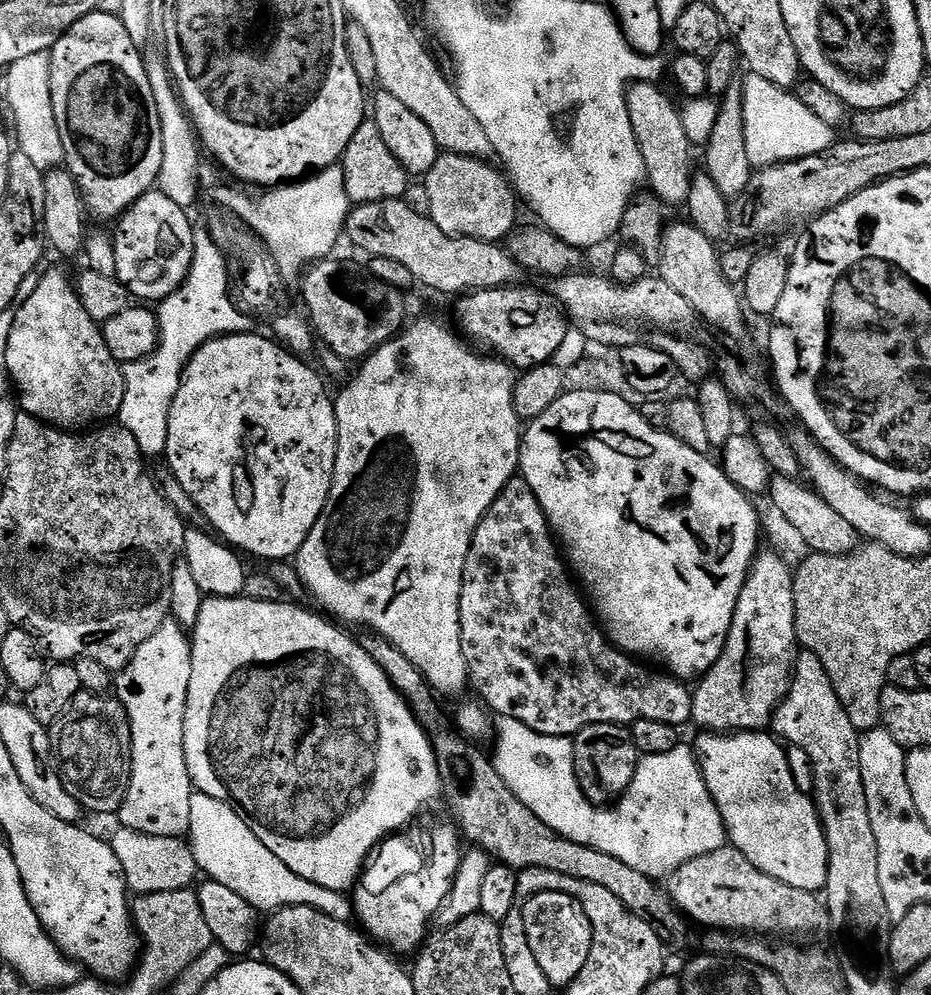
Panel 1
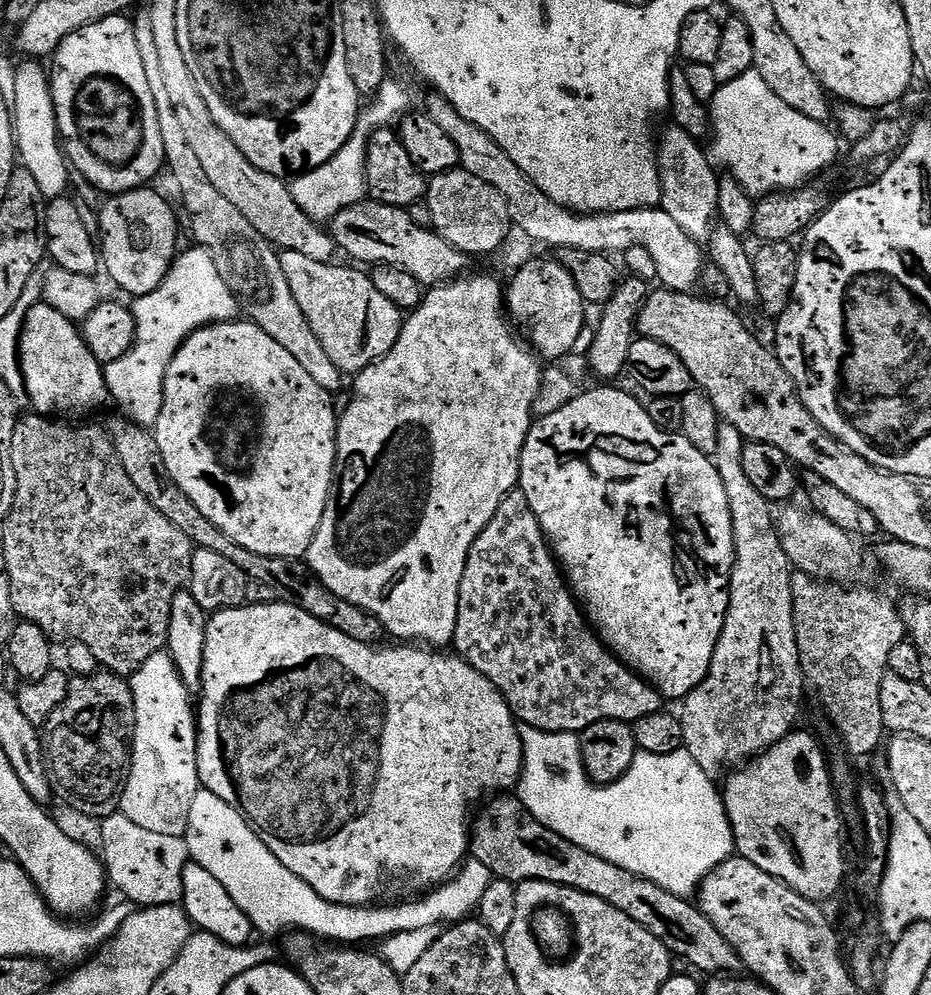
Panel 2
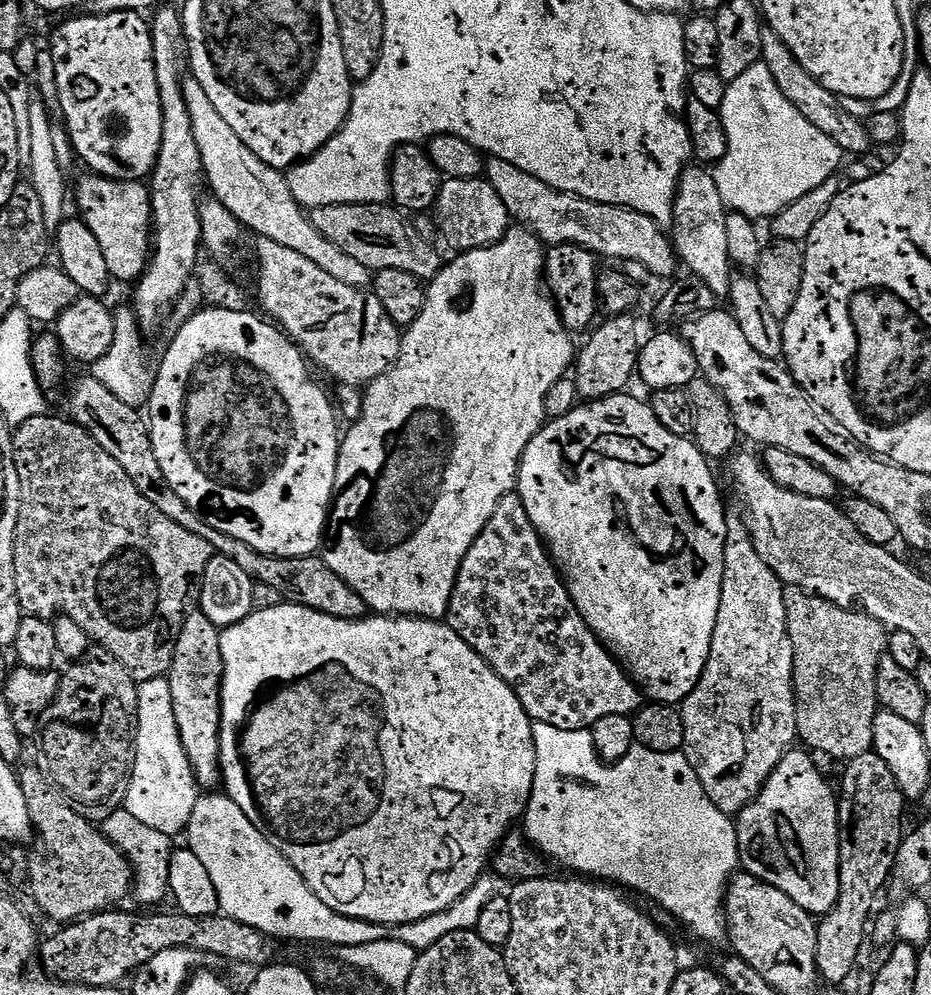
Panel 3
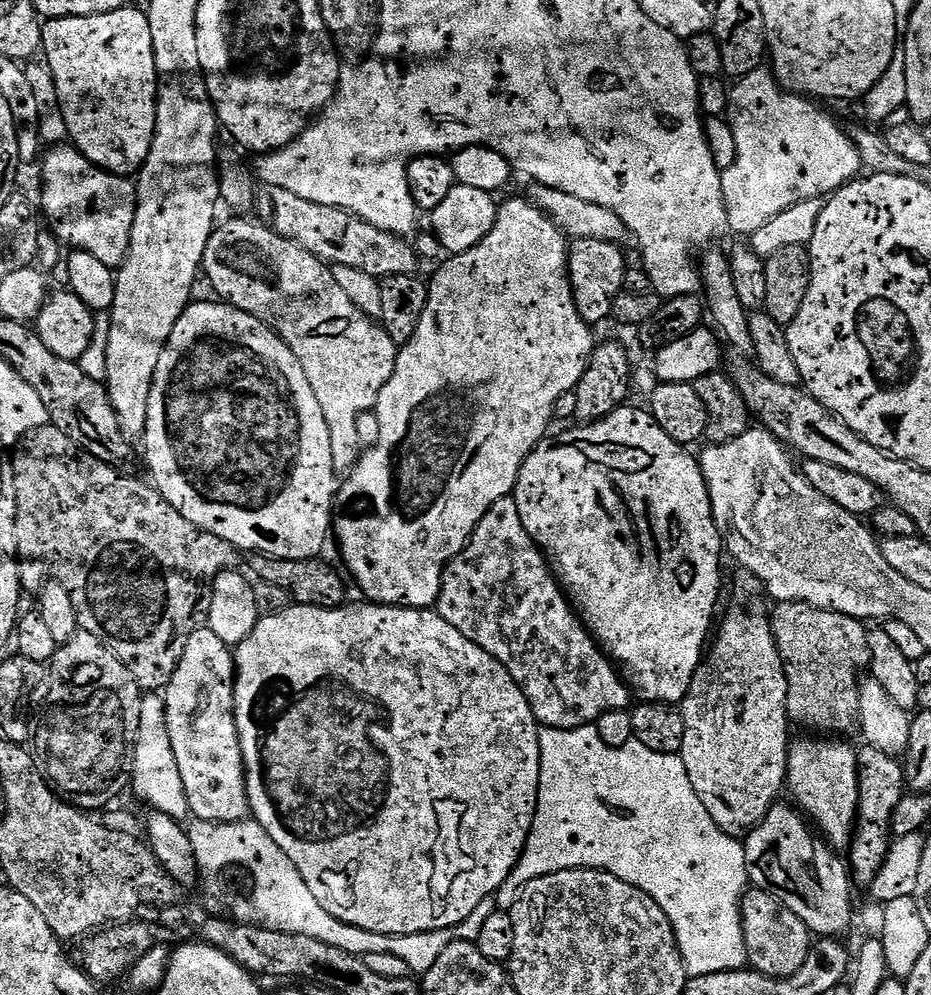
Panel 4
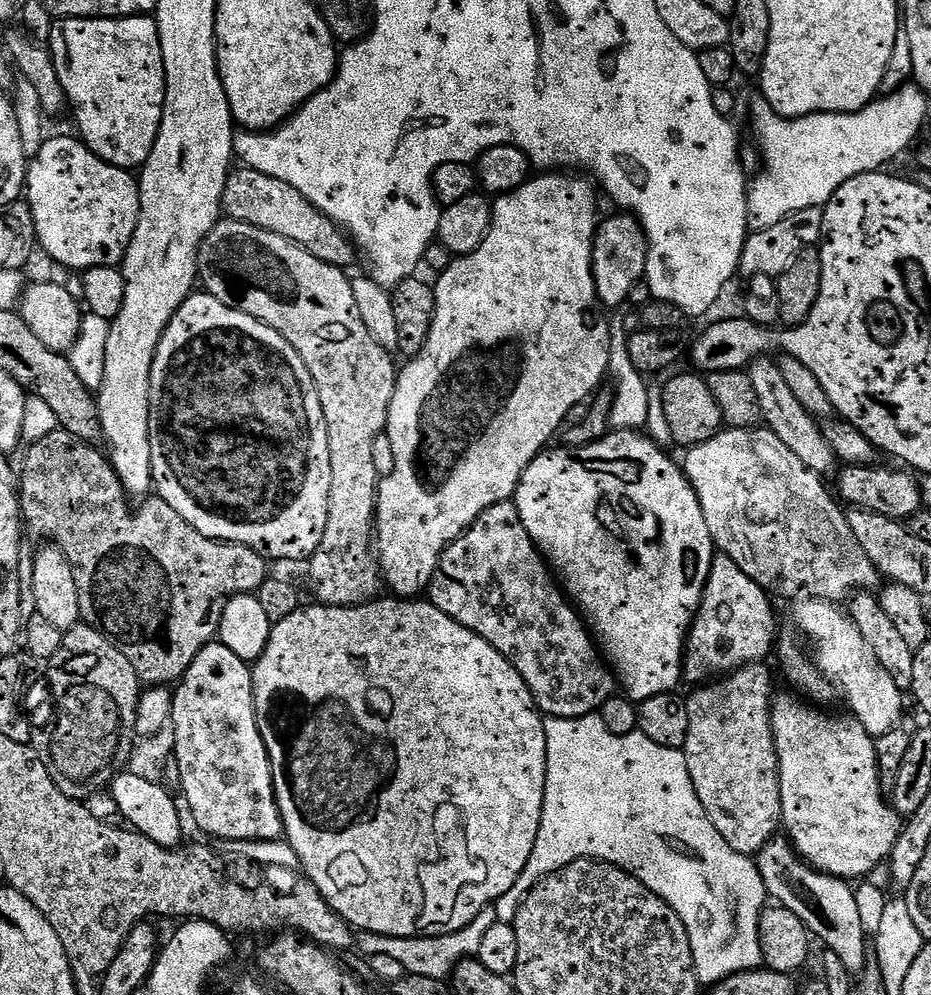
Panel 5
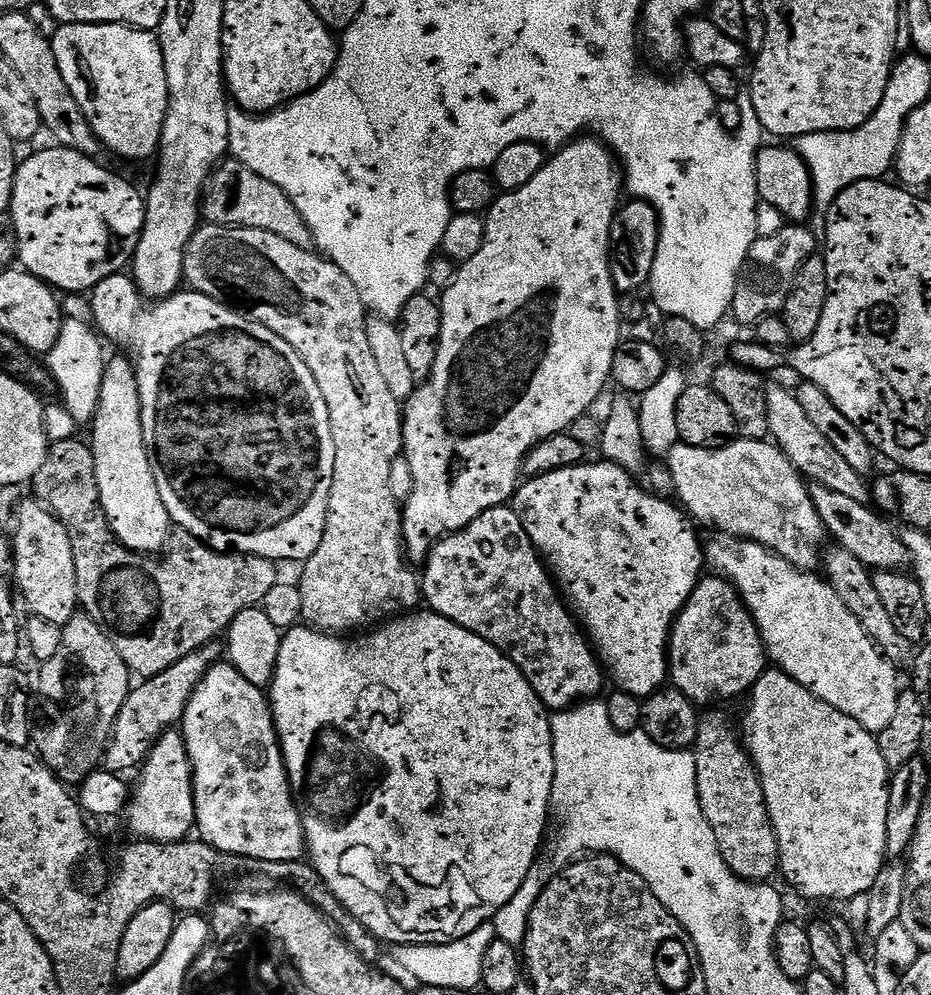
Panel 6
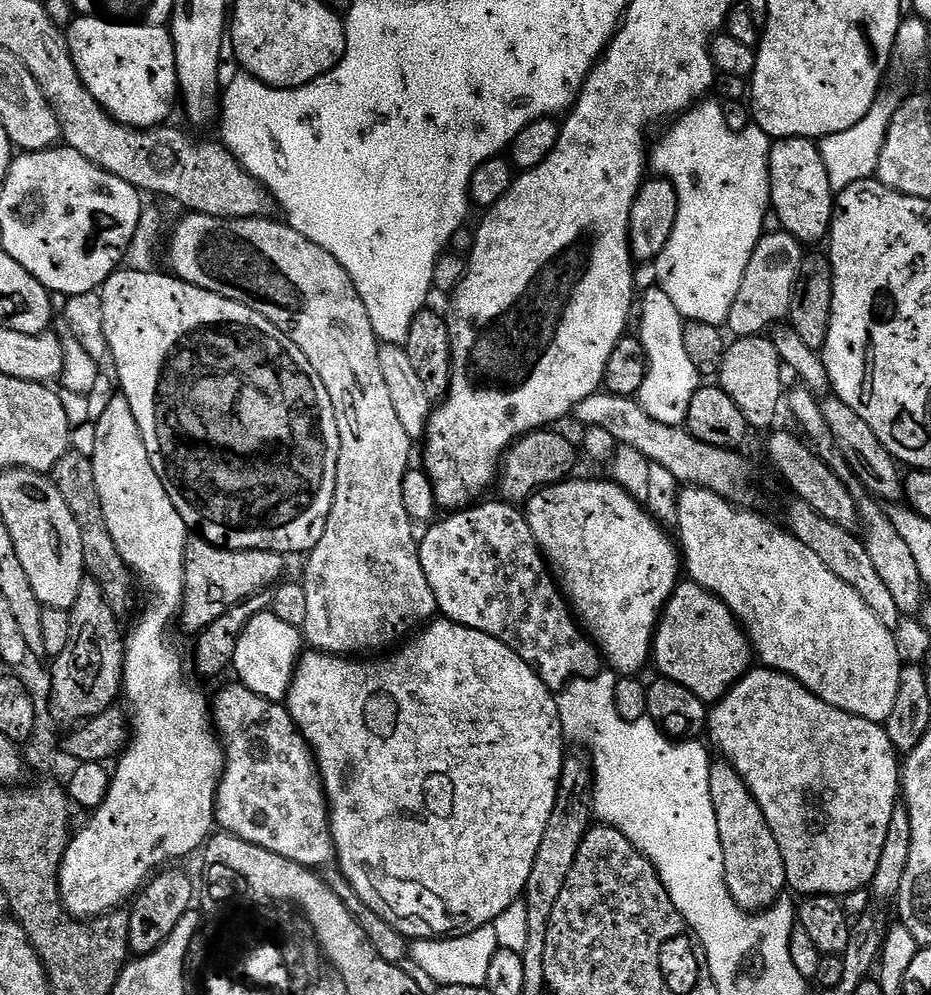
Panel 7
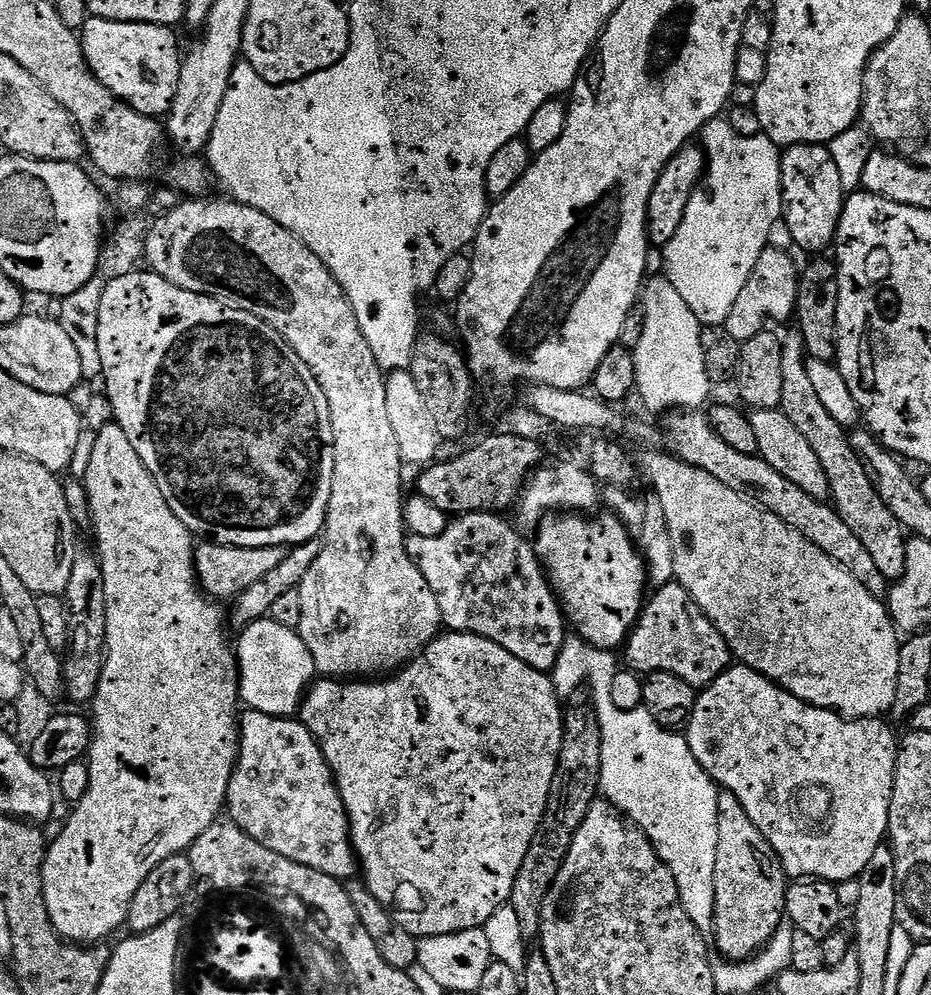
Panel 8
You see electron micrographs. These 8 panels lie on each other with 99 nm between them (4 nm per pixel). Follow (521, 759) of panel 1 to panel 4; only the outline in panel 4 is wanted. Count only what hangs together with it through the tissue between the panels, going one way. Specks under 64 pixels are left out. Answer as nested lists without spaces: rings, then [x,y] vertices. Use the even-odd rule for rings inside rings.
[[[595,726],[582,728],[545,728],[540,729],[540,785],[538,786],[538,802],[532,829],[528,835],[528,841],[519,862],[514,866],[510,874],[508,884],[513,889],[525,888],[534,878],[542,878],[546,874],[558,874],[562,870],[574,870],[575,868],[597,868],[603,872],[614,874],[614,878],[622,878],[622,882],[630,882],[630,886],[638,886],[670,918],[674,926],[676,941],[680,947],[680,957],[684,959],[684,969],[689,977],[701,976],[702,974],[718,974],[719,972],[738,972],[748,964],[748,951],[746,950],[746,938],[744,927],[740,917],[740,901],[745,892],[749,891],[750,881],[746,870],[746,854],[744,845],[735,836],[728,836],[714,822],[714,818],[702,806],[702,798],[690,784],[690,774],[686,774],[686,766],[679,754],[658,754],[646,746],[642,746],[635,738],[621,748],[611,748],[602,742]]]

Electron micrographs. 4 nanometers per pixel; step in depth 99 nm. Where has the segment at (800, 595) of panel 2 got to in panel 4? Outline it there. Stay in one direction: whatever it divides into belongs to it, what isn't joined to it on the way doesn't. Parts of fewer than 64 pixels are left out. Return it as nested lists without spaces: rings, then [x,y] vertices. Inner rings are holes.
[[[786,600],[775,605],[776,609],[771,609],[770,619],[772,621],[772,632],[776,635],[776,645],[778,646],[784,666],[788,669],[788,719],[800,724],[805,724],[808,728],[817,728],[820,734],[844,734],[840,732],[848,732],[857,727],[860,719],[860,685],[862,683],[862,675],[860,671],[869,667],[872,659],[872,652],[868,648],[869,629],[865,627],[861,621],[855,620],[852,616],[847,616],[841,612],[831,612],[825,608],[815,608],[809,604],[803,604],[797,600]]]

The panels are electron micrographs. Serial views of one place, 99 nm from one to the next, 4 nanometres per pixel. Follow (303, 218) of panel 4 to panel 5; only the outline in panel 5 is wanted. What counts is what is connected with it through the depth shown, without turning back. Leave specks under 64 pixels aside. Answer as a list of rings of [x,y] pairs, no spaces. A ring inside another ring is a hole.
[[[240,166],[228,173],[222,212],[229,220],[237,220],[278,234],[314,254],[314,258],[336,268],[351,269],[356,256],[358,260],[356,245],[340,225],[335,224],[323,212],[319,212],[315,204],[311,204],[298,190],[294,190],[294,186],[278,178],[270,178],[253,168]]]

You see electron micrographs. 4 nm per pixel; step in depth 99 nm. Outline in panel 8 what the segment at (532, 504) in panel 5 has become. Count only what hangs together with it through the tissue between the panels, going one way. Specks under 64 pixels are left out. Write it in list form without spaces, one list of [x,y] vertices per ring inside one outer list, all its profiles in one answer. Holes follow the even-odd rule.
[[[552,514],[547,517],[539,525],[536,540],[534,539],[534,547],[536,549],[536,556],[540,559],[540,564],[544,567],[545,573],[552,585],[552,591],[556,593],[557,597],[562,601],[564,614],[569,625],[574,627],[575,635],[582,637],[588,644],[593,644],[596,648],[605,650],[618,650],[625,647],[626,641],[632,635],[634,627],[640,618],[641,612],[644,610],[646,603],[646,571],[645,561],[641,549],[638,547],[637,541],[629,536],[629,532],[625,528],[623,522],[615,514],[605,514],[600,516],[597,520],[588,520],[587,515],[584,514]]]

